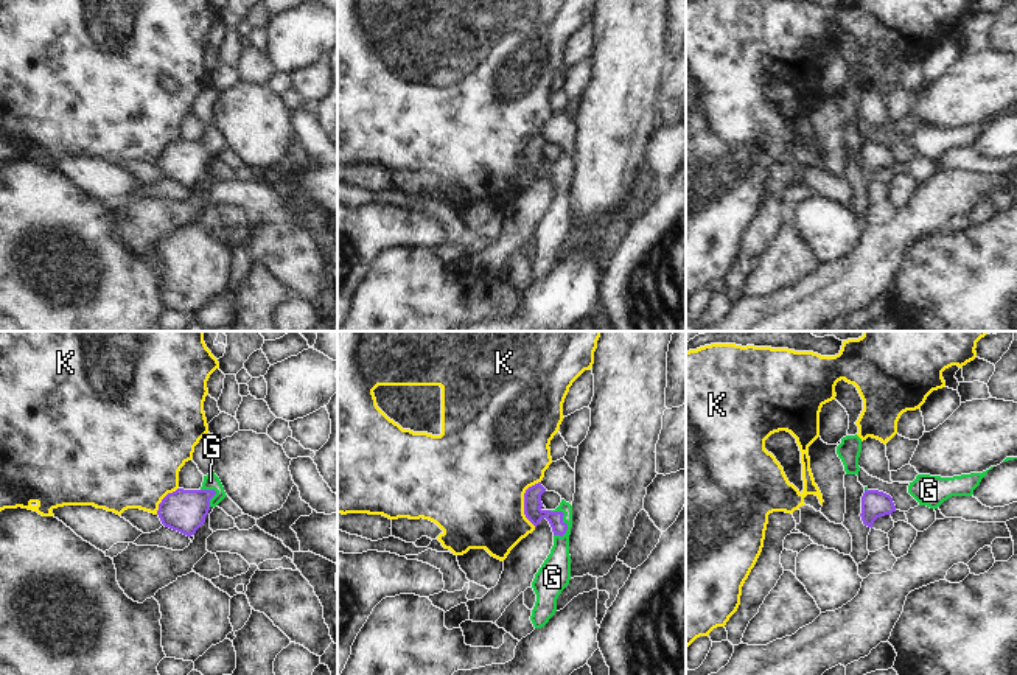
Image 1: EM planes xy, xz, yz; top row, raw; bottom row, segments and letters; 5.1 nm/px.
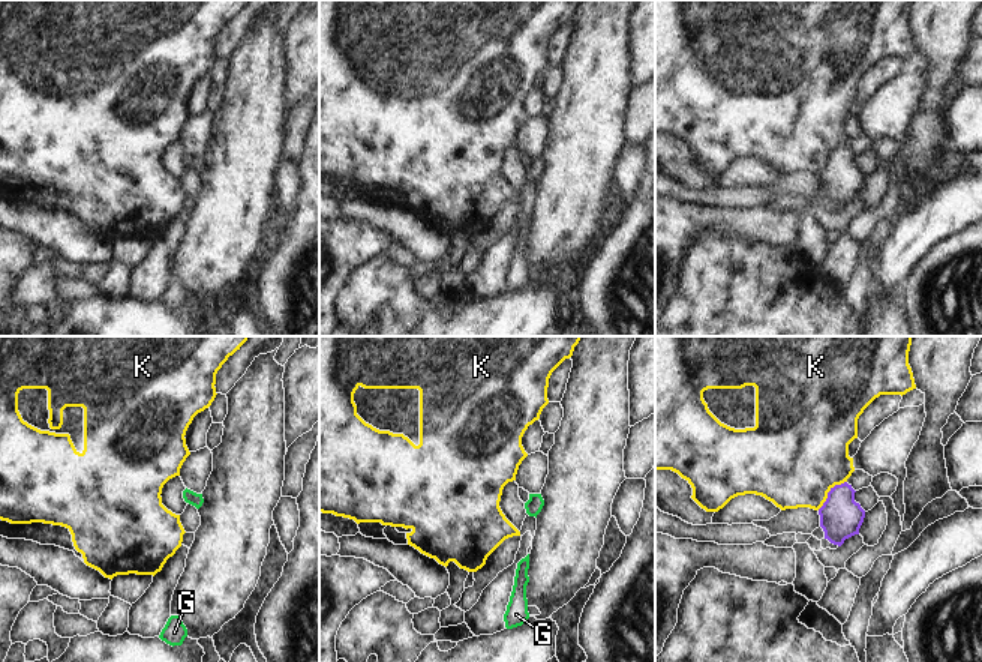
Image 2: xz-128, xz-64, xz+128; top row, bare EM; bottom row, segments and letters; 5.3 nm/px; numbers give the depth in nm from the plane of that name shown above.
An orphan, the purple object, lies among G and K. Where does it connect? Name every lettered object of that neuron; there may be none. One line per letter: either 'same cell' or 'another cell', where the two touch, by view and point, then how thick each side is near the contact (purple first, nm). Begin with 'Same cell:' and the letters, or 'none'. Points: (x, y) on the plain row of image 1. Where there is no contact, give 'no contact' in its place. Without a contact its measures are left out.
Same cell: G
G: same cell; contact xz (562, 170); calibres 100 and 140 nm
K: another cell; contact xz (524, 153); calibres 100 and 500 nm

